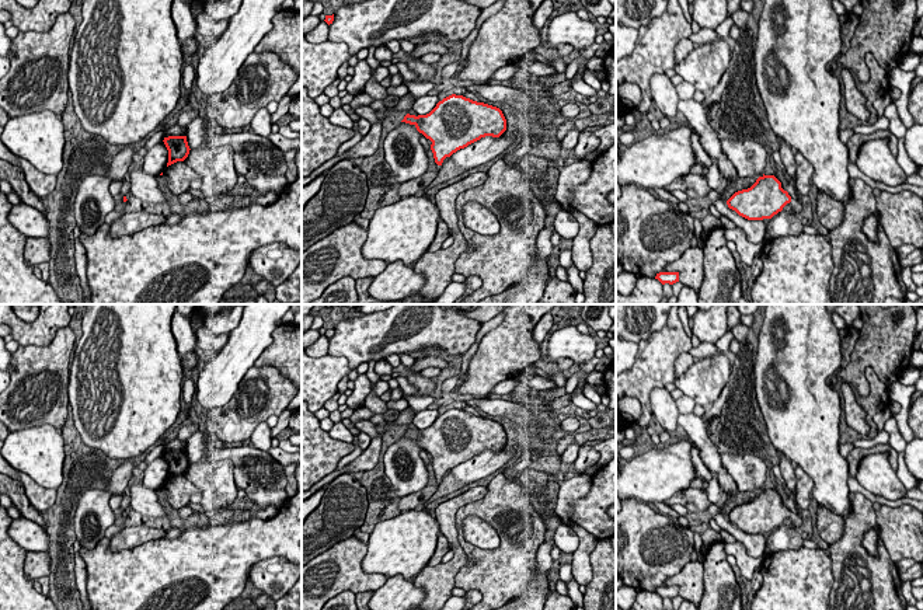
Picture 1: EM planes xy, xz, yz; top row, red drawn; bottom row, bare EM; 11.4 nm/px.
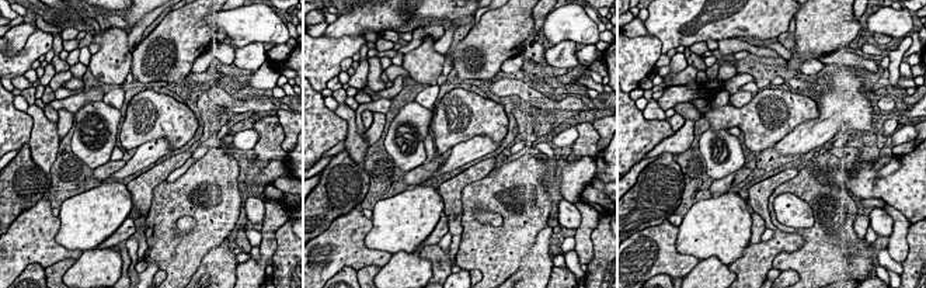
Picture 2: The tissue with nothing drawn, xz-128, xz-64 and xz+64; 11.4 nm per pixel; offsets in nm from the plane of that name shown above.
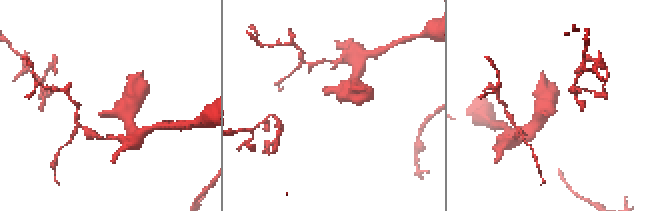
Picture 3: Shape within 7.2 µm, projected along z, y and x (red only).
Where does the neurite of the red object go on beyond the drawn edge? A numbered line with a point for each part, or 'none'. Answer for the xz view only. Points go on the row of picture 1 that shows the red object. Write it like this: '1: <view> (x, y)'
none

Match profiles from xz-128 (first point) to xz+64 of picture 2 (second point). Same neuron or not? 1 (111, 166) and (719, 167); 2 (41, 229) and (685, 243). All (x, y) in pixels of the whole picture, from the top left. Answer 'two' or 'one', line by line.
1: two
2: two

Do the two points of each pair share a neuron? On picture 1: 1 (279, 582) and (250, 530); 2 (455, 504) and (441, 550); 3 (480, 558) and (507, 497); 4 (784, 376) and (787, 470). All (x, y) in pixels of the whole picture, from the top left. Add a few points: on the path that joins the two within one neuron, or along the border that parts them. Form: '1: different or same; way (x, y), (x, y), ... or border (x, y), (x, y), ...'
1: different; border (286, 558), (263, 558), (253, 565), (247, 578)
2: different; border (439, 532), (450, 548)
3: same; way (500, 556), (523, 530), (522, 516)
4: different; border (777, 450), (791, 460)

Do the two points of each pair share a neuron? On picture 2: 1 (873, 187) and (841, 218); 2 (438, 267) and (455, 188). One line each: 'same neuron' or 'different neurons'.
1: different neurons
2: same neuron

